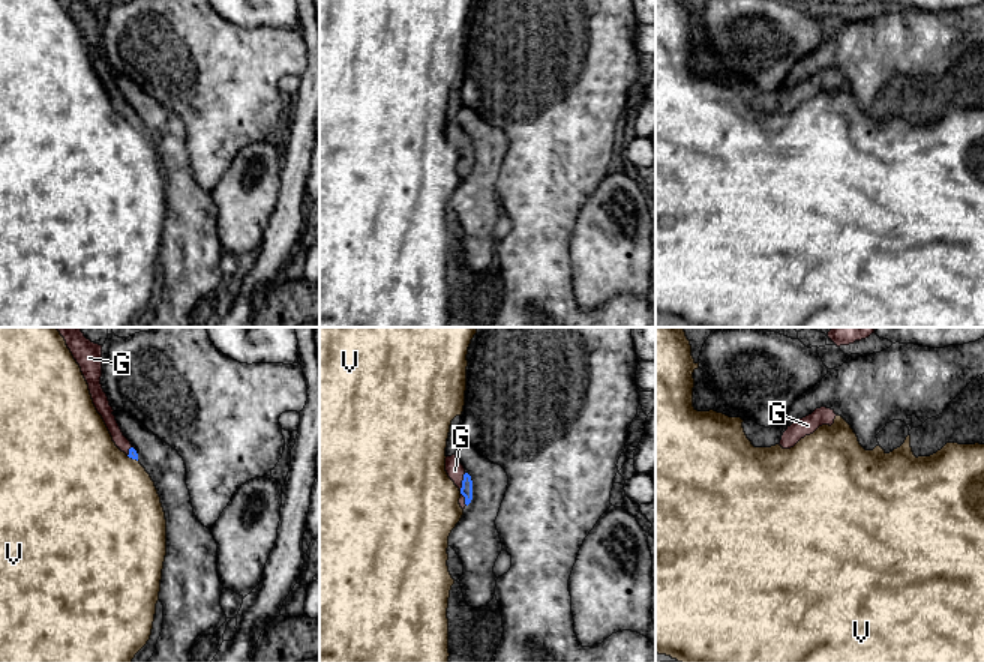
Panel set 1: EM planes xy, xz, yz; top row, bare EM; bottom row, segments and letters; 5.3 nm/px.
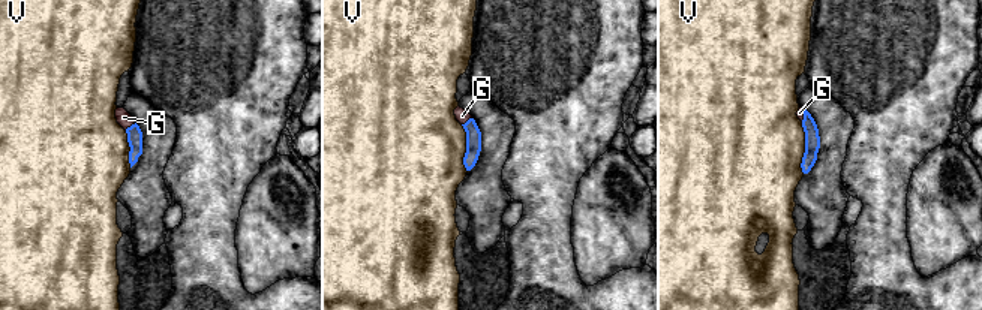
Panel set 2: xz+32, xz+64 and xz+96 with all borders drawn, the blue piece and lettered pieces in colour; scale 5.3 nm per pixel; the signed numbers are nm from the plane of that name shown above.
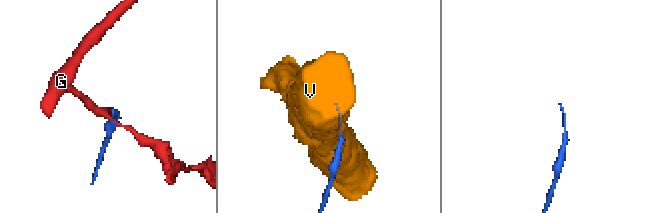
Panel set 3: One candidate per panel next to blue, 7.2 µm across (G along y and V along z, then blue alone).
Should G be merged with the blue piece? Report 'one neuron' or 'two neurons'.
one neuron

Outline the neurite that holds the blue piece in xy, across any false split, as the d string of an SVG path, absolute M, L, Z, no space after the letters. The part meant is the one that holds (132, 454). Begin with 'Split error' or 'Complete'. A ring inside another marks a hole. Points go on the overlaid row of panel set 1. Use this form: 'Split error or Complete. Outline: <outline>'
Split error. Outline: M56 327L64 338L68 348L81 368L81 372L88 384L88 390L98 413L102 416L112 441L129 458L138 461L138 453L130 441L123 435L108 396L102 389L102 345L92 342L84 336L81 327Z

